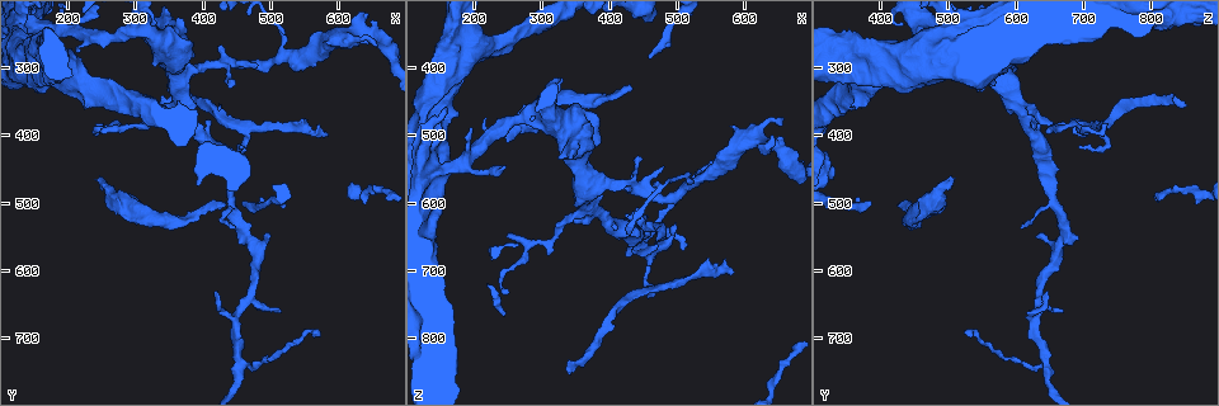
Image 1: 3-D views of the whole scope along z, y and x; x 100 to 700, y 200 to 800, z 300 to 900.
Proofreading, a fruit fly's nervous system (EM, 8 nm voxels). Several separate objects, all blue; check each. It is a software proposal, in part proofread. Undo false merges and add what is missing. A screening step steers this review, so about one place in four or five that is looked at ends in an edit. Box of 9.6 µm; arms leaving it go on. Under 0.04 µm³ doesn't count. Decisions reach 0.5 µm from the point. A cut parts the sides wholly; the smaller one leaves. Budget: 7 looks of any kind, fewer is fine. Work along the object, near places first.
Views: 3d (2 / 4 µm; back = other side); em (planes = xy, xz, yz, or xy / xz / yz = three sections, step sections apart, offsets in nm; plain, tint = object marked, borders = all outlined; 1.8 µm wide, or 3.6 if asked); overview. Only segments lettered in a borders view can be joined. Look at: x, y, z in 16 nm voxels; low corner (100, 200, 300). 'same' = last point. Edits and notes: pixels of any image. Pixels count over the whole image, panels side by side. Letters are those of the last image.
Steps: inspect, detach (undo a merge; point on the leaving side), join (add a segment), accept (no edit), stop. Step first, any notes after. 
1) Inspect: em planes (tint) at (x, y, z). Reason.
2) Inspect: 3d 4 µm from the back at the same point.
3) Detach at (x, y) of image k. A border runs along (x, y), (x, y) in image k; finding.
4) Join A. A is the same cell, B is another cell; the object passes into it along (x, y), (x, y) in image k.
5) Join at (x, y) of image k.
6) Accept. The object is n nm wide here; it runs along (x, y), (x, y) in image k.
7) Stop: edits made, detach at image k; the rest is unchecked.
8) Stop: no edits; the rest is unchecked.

Inspect: em planes (plain) at (245, 465, 510). An open end.

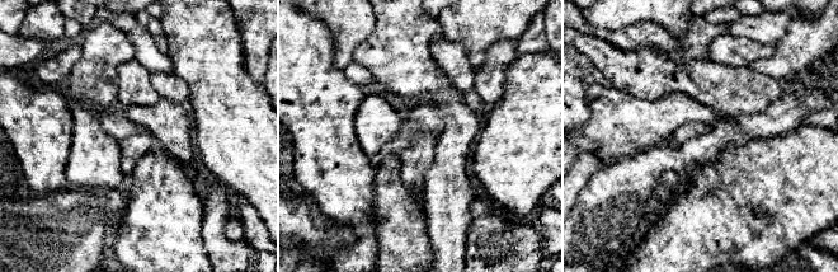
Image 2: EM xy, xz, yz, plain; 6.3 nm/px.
Inspect: em planes (tint) at the same point. Where the object lies.

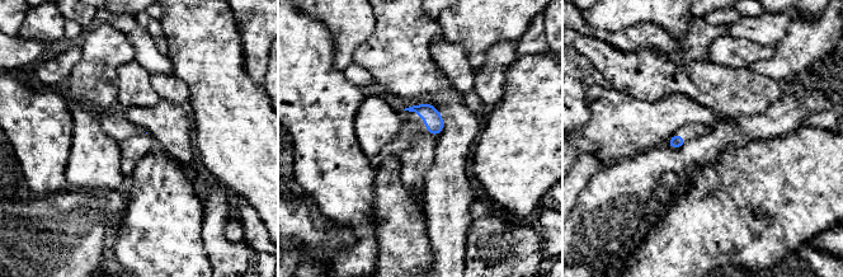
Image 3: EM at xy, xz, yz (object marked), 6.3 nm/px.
Inspect: em planes (borders) at the same point. See the neighbours.

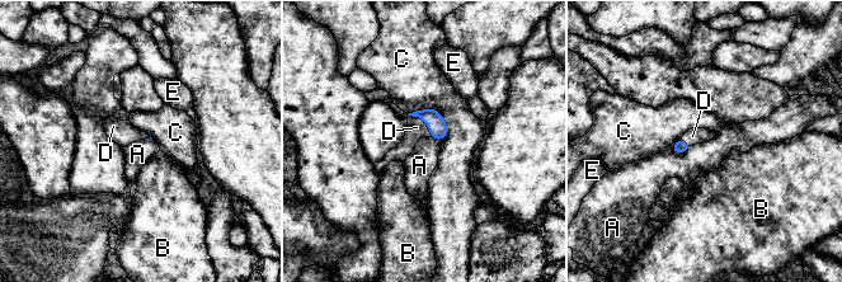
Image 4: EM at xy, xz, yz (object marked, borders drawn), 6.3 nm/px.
Join D. D is the same cell, A, B, C and E are other cells; the object passes into it along (437, 126), (424, 120), (417, 127) in image 4; the neuron continues.

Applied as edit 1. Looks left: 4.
Inspect: overview.

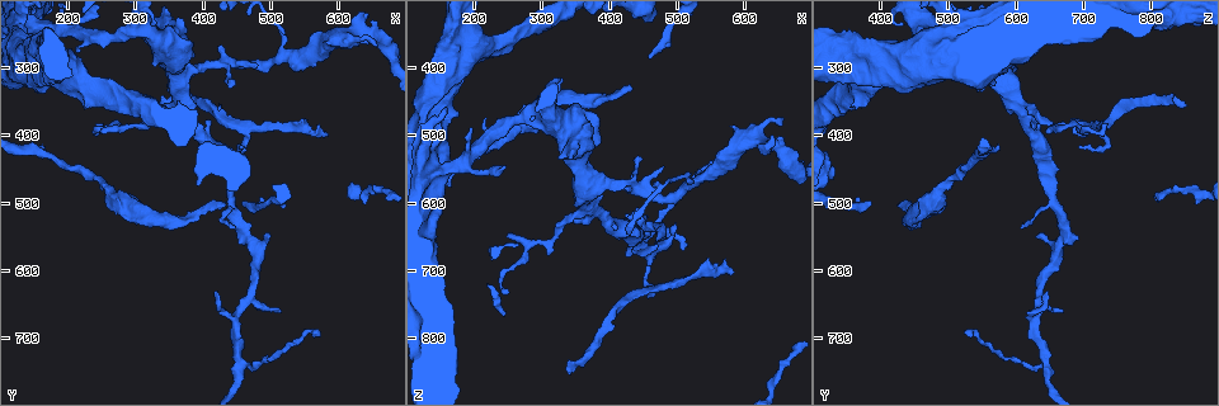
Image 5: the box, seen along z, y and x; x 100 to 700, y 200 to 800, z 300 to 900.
Inspect: 3d 2 µm at (435, 500, 430). Free end.

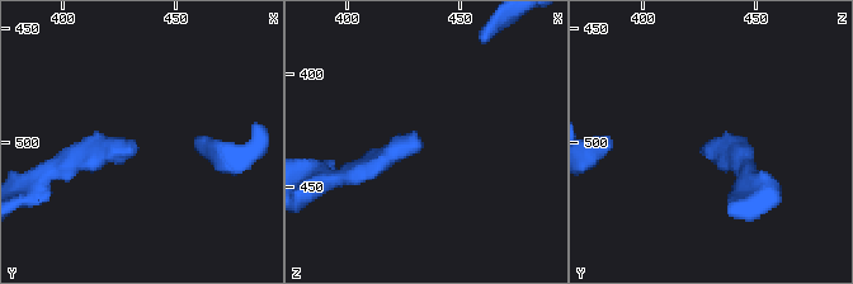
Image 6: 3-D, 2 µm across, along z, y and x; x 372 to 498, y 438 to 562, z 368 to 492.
Inspect: em 3.6 µm yz step 16 (tint) at (431, 502, 430). Need the tissue.

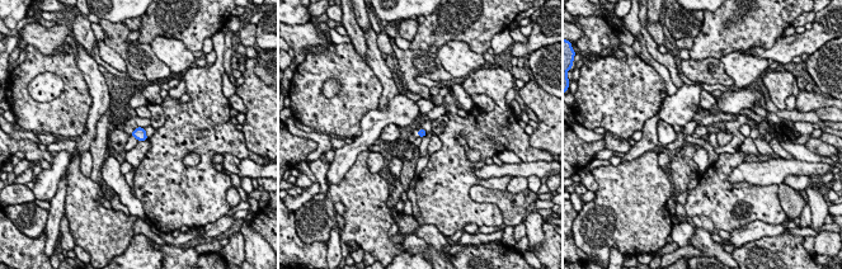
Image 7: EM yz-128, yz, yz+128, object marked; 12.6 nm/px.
Inspect: em 3.6 µm planes (borders) at the same point. Cut it another way.

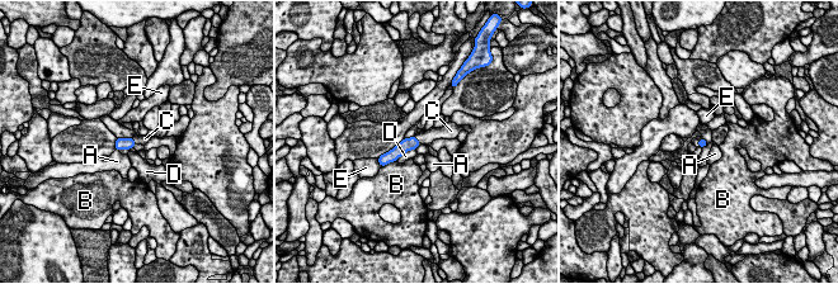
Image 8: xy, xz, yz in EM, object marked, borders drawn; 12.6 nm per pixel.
Join C. C is the same cell, A, B, D and E are other cells; the object passes into it along (702, 142), (698, 142), (695, 141) in image 8; it goes on there.

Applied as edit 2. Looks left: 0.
Stop: edits made, join at image 4, join at image 8; the rest is unchecked.

